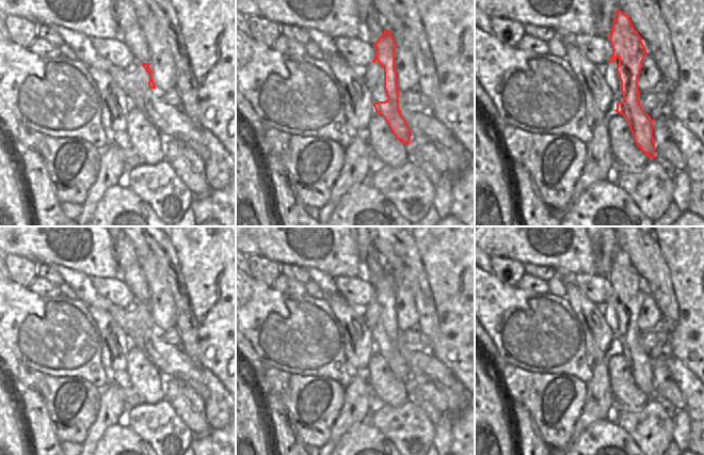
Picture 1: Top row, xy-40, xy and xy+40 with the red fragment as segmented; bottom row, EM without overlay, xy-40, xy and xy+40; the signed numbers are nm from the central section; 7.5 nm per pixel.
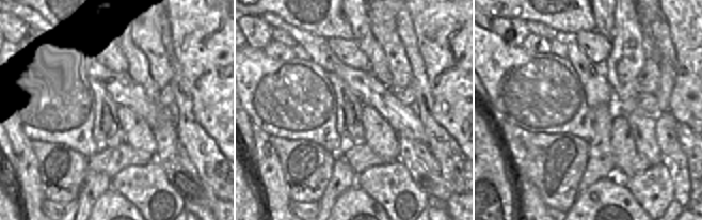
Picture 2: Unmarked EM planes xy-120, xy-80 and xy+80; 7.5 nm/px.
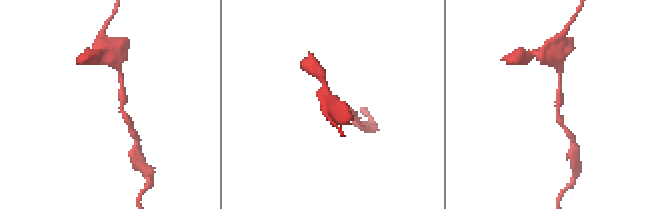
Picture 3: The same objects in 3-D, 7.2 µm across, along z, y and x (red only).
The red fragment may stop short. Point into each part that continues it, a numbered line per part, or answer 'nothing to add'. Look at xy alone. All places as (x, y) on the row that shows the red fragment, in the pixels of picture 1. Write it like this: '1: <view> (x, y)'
nothing to add

